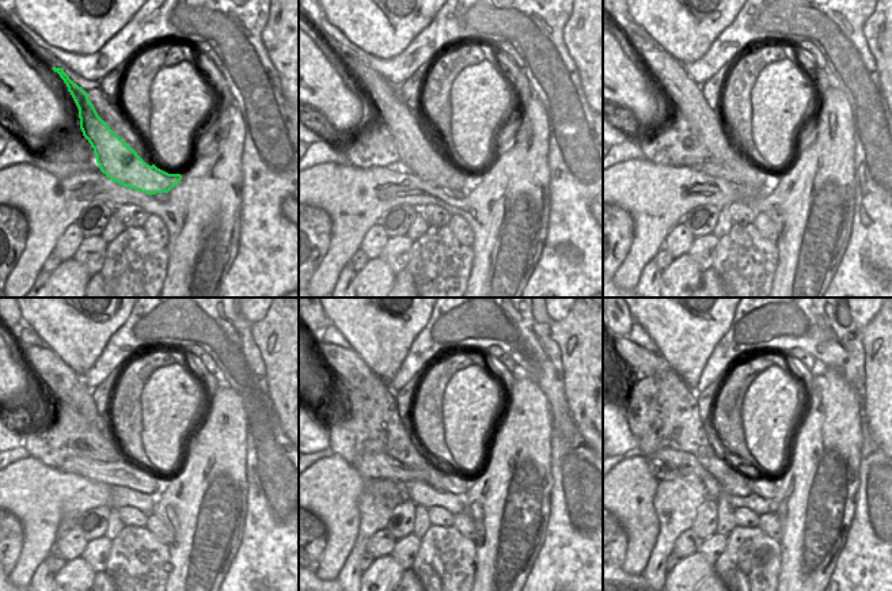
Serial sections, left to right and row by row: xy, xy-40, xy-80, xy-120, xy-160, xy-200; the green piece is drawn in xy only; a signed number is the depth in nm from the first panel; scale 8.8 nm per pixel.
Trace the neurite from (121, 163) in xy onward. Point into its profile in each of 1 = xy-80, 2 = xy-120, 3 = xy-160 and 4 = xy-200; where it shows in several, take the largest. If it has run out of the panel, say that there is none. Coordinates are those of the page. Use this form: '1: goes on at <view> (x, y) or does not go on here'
1: goes on at xy-80 (664, 68)
2: goes on at xy-120 (52, 371)
3: goes on at xy-160 (349, 368)
4: goes on at xy-200 (649, 368)

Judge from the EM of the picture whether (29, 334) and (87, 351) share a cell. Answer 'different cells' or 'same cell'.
different cells

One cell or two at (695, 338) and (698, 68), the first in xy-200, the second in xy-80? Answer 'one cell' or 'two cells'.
two cells

